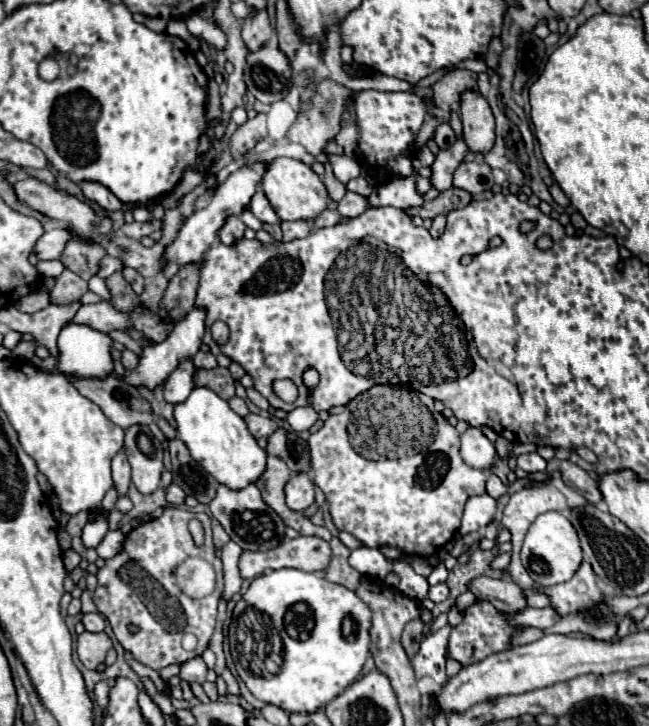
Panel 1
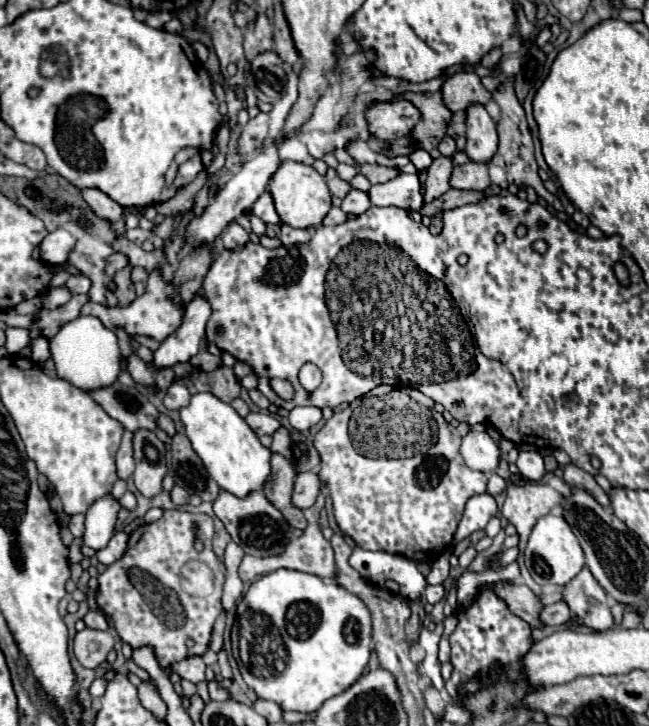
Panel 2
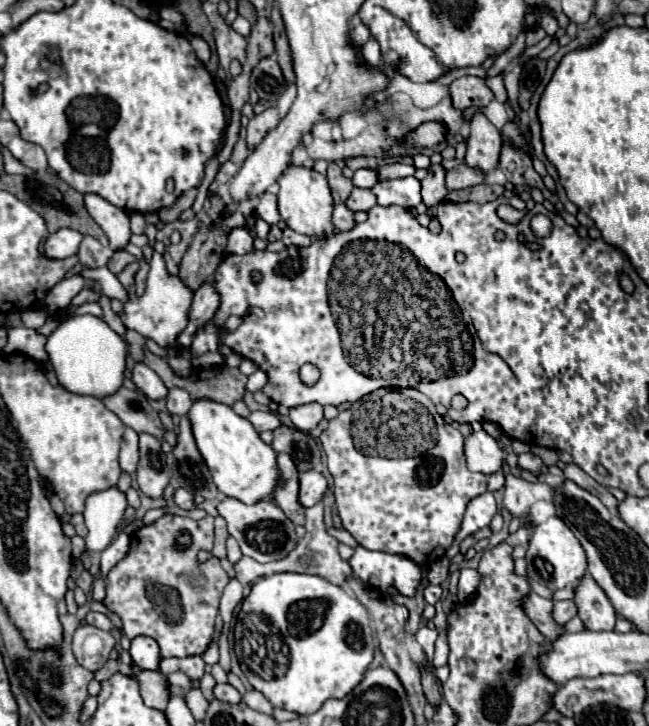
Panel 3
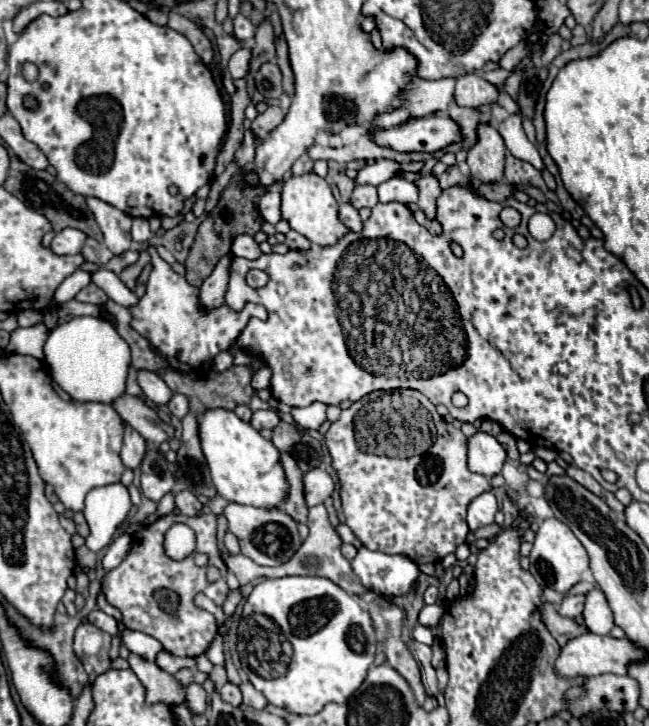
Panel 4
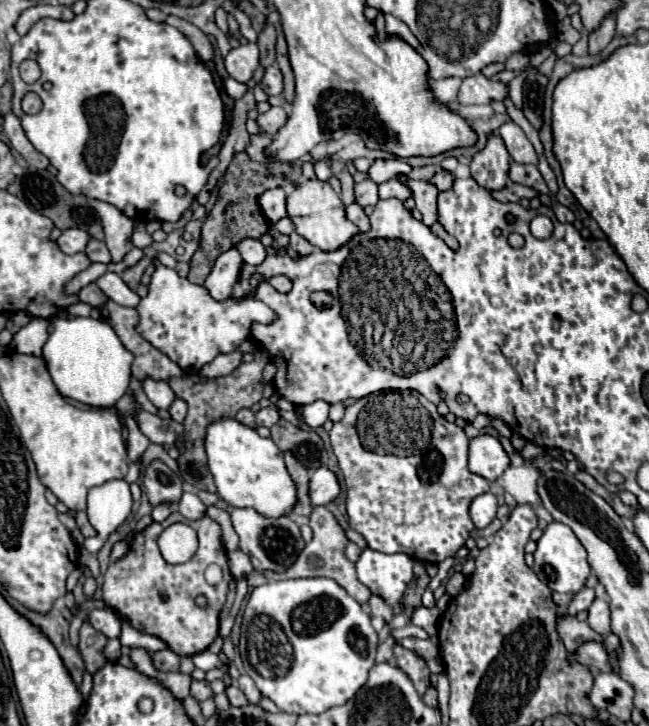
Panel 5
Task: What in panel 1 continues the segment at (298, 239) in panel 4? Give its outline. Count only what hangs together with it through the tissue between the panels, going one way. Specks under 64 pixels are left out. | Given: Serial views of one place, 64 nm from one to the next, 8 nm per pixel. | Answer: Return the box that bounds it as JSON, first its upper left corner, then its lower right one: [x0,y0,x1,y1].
[282,220,314,242]

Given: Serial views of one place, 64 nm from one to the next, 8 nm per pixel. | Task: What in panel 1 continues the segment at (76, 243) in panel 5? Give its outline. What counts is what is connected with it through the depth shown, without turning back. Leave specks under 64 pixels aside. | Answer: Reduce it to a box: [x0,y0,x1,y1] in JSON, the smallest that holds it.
[34,228,74,260]

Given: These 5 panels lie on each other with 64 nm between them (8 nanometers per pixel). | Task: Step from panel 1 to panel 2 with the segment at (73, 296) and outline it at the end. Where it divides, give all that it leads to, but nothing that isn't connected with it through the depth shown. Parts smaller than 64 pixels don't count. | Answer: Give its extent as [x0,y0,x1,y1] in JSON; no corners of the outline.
[64,274,90,294]

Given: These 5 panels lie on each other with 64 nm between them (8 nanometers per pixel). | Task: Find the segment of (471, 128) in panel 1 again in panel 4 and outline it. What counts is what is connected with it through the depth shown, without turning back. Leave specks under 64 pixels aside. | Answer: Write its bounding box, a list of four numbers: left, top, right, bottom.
[468,124,504,182]

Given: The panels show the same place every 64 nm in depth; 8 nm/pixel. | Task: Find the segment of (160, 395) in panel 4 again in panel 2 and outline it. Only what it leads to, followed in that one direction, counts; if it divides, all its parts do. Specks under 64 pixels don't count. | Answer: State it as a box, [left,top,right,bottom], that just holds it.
[126,352,154,386]

